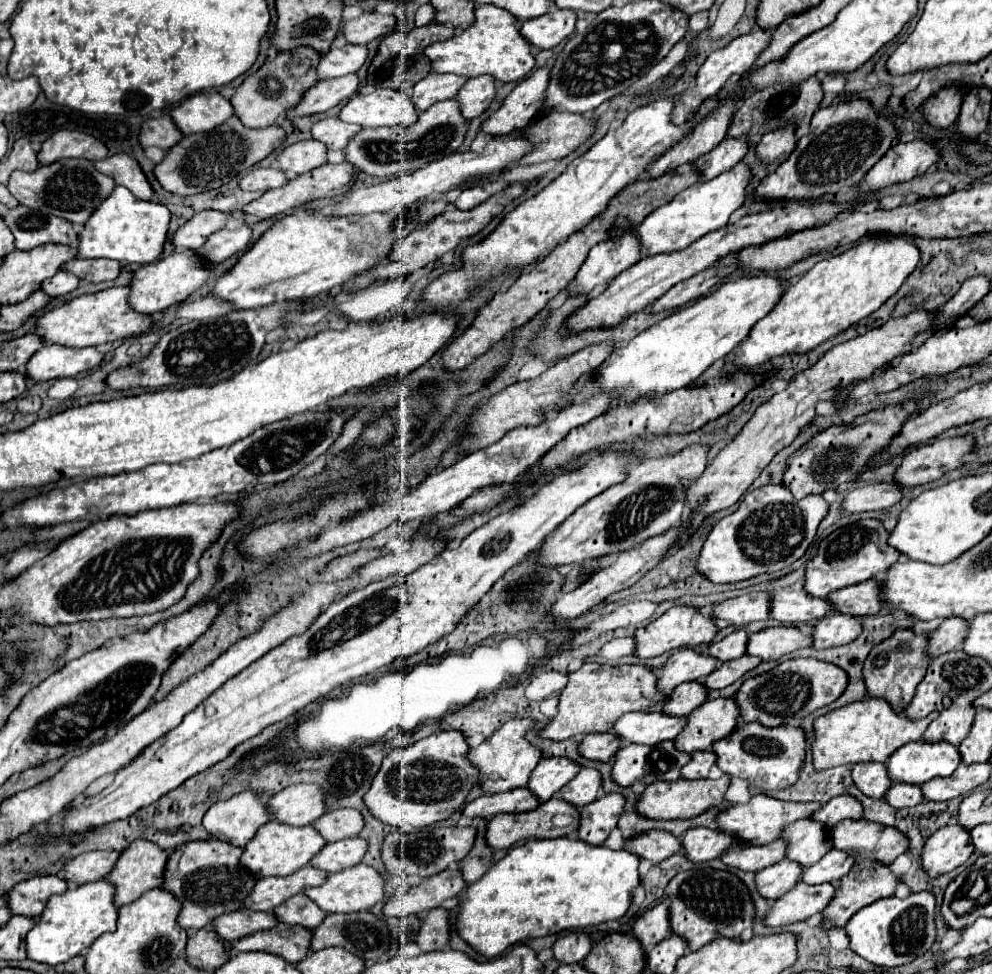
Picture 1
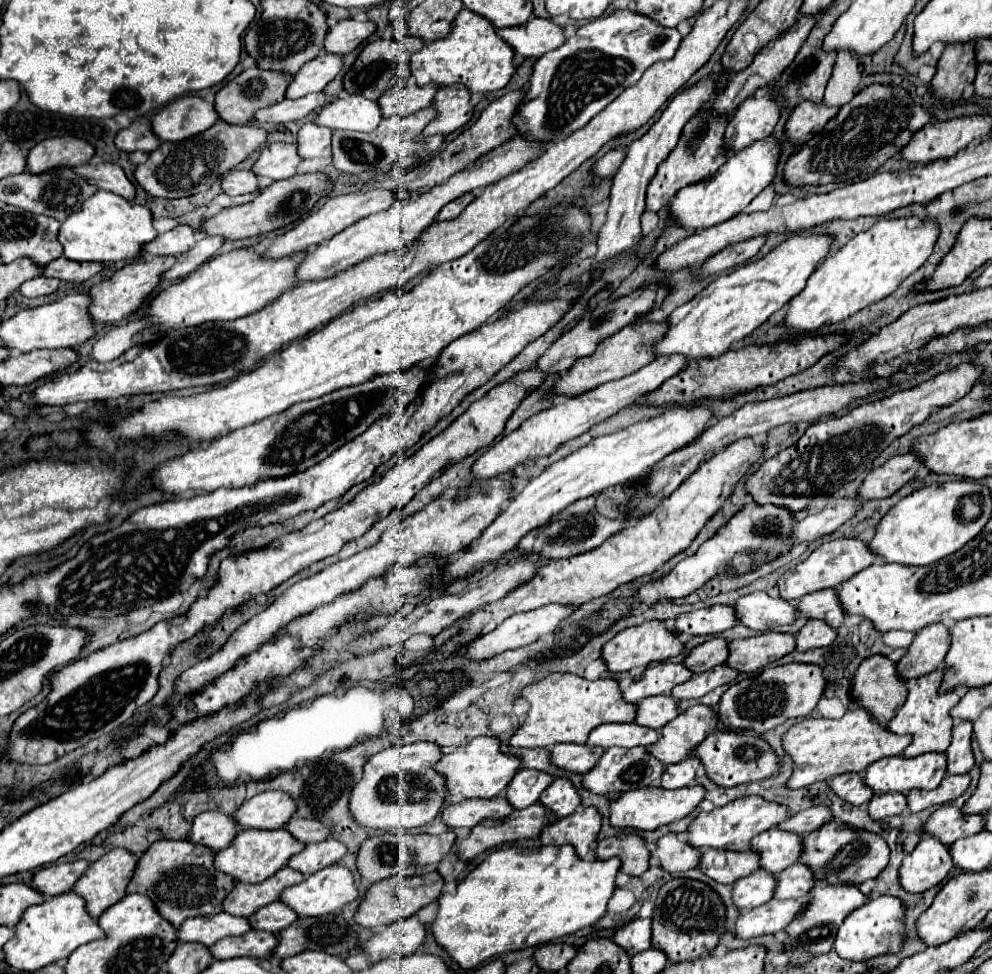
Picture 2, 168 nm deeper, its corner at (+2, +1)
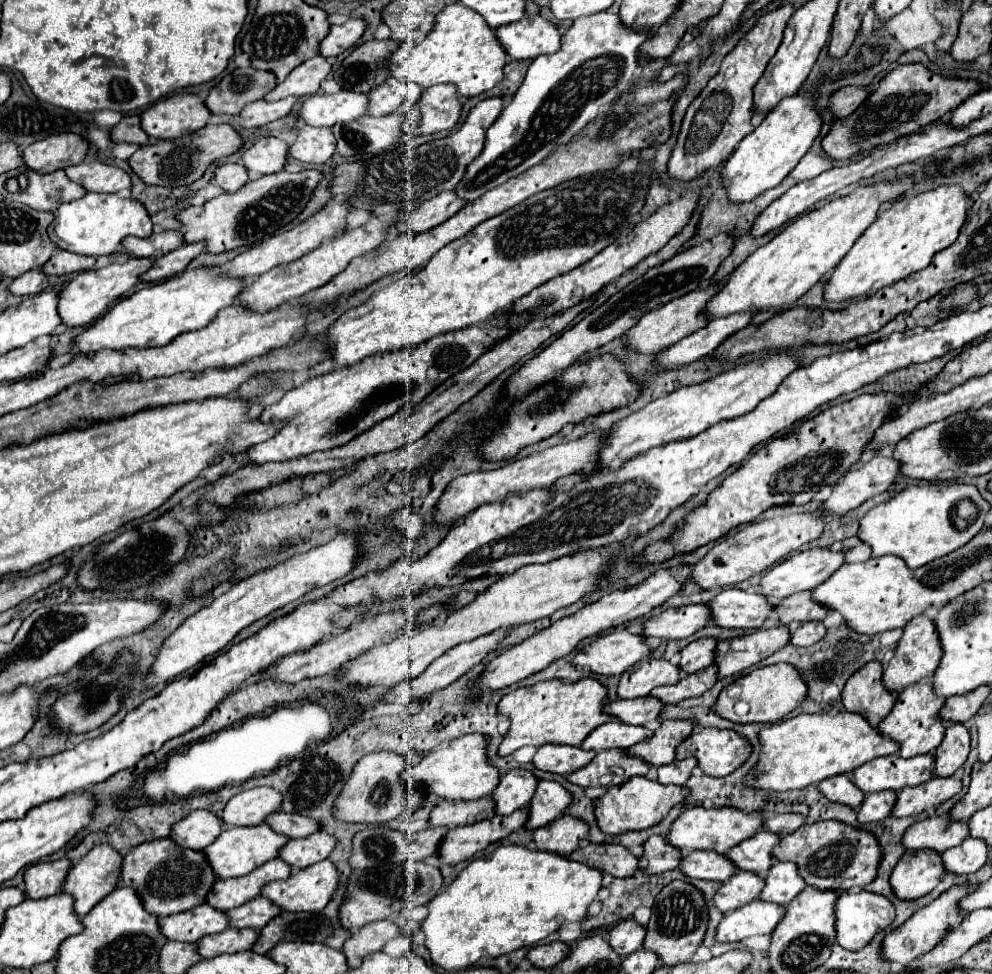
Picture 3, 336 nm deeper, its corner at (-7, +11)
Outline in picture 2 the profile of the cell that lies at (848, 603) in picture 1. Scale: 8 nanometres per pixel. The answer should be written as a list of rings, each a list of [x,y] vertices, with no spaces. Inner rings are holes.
[[[833,588],[805,594],[797,604],[797,612],[811,620],[823,620],[831,628],[839,628],[843,624],[843,610]]]

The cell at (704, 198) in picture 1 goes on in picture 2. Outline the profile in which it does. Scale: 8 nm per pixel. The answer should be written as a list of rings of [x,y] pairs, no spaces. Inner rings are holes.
[[[769,134],[765,140],[757,140],[747,148],[729,154],[727,162],[713,176],[709,176],[703,182],[685,186],[677,192],[675,200],[669,204],[671,222],[677,222],[689,230],[701,230],[727,222],[729,218],[737,216],[763,188],[767,188],[773,182],[781,152],[783,152],[783,142],[773,134]]]

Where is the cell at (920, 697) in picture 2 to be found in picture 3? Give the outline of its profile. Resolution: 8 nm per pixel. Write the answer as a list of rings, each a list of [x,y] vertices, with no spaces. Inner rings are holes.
[[[916,682],[910,684],[908,688],[904,688],[900,692],[900,698],[896,702],[896,706],[892,708],[892,712],[880,722],[880,732],[890,736],[892,740],[900,742],[900,754],[904,758],[912,758],[918,754],[926,754],[926,752],[934,752],[938,748],[938,744],[942,744],[944,740],[944,732],[946,732],[946,724],[940,716],[940,708],[944,706],[946,698],[938,698],[932,690],[930,682]]]

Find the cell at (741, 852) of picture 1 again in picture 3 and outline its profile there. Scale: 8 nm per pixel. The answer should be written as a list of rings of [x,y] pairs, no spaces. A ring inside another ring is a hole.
[[[694,850],[686,852],[680,864],[682,872],[690,878],[704,878],[704,880],[718,880],[726,882],[738,870],[734,862],[726,854],[716,854],[710,850]]]

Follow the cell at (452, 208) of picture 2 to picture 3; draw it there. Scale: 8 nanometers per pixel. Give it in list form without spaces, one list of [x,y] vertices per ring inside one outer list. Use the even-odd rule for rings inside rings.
[[[454,190],[452,192],[442,192],[438,196],[434,196],[432,200],[426,200],[416,212],[402,216],[402,232],[424,232],[430,230],[438,224],[442,224],[444,220],[448,220],[450,216],[454,216],[462,206],[466,204],[464,198],[460,198]]]

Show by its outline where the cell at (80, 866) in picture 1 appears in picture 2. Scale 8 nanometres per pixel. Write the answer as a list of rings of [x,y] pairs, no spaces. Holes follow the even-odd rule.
[[[75,860],[69,864],[51,864],[33,874],[31,886],[45,896],[65,894],[71,890],[73,882],[77,882],[77,878],[87,870],[87,866],[89,866],[87,860]]]

